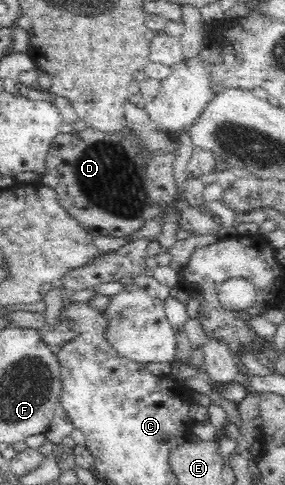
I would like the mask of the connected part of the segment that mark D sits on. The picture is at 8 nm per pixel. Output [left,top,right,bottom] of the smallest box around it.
[39,123,178,237]

